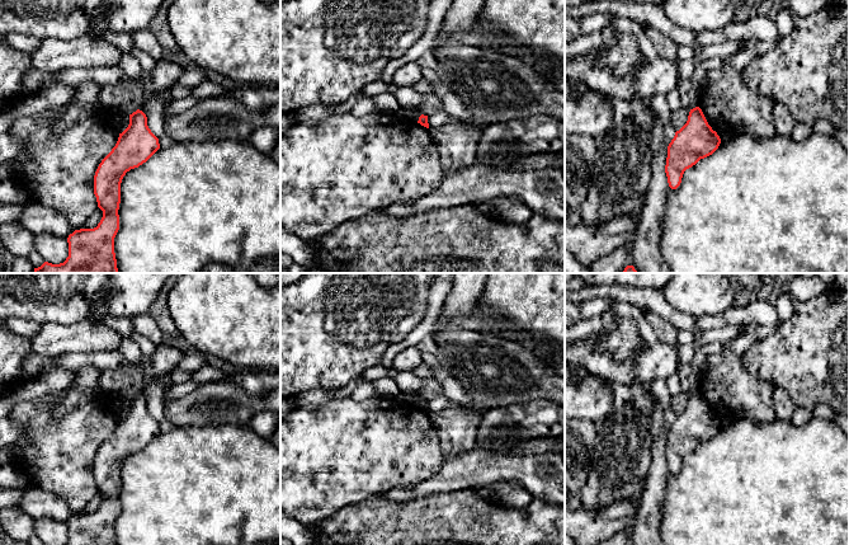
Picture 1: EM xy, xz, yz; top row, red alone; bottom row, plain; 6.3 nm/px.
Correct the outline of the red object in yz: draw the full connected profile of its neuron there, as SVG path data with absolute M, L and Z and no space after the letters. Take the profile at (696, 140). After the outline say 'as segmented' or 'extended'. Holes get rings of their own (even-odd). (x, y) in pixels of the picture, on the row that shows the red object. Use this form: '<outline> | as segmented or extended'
M690 109L687 123L675 132L668 146L665 173L671 189L676 189L687 169L712 155L721 138L708 124L702 109Z | as segmented

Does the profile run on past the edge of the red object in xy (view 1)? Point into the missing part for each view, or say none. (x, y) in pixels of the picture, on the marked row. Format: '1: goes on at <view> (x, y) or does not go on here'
1: does not go on here

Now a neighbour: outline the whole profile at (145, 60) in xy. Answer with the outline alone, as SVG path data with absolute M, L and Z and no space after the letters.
M133 47L129 51L141 64L142 69L150 71L154 67L154 60L143 51Z

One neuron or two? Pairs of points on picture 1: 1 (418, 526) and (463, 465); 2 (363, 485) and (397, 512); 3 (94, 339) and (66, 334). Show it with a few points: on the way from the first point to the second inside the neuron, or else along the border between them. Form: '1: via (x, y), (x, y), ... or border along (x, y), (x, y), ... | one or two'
1: border along (471, 488), (429, 493), (414, 498) | two
2: border along (380, 493), (348, 506) | two
3: via (88, 338), (72, 338) | one

